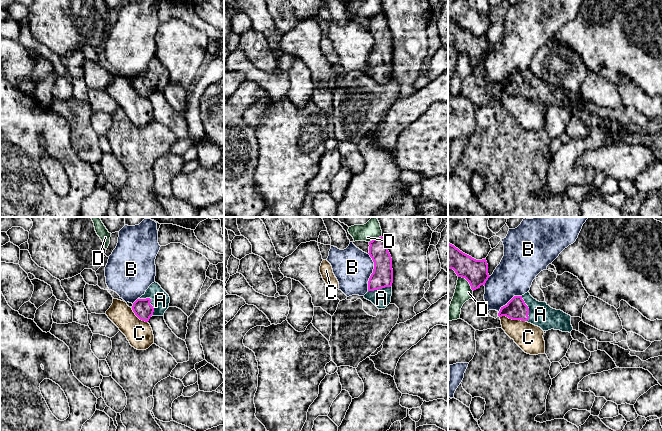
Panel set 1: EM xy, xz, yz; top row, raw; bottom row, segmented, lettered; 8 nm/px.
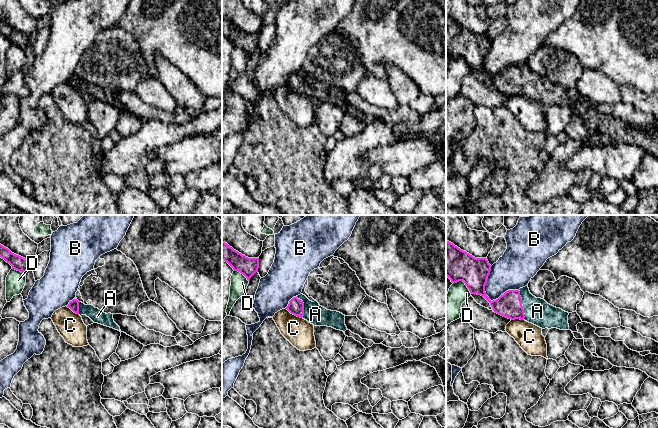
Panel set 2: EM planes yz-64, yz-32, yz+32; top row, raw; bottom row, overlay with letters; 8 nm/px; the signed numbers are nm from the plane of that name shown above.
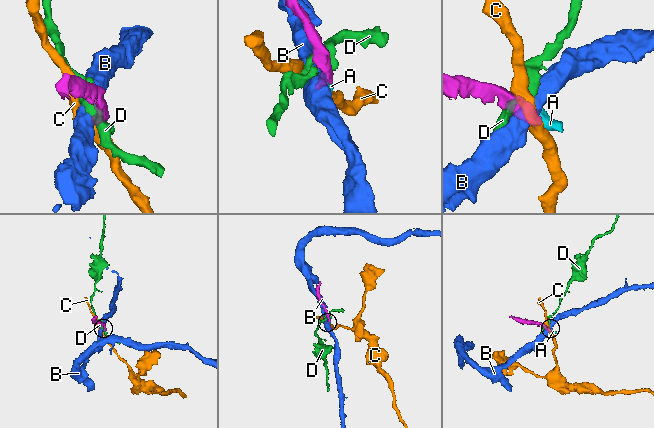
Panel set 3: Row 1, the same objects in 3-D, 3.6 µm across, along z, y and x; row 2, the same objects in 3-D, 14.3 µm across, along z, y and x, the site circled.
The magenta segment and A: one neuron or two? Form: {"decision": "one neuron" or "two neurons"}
{"decision": "one neuron"}

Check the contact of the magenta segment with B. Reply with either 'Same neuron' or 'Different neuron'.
Different neuron

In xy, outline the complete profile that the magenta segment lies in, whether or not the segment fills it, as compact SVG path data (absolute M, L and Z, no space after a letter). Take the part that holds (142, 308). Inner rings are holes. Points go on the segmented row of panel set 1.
M154 282L145 294L133 303L132 310L140 320L148 322L152 316L163 316L169 303L169 295Z

